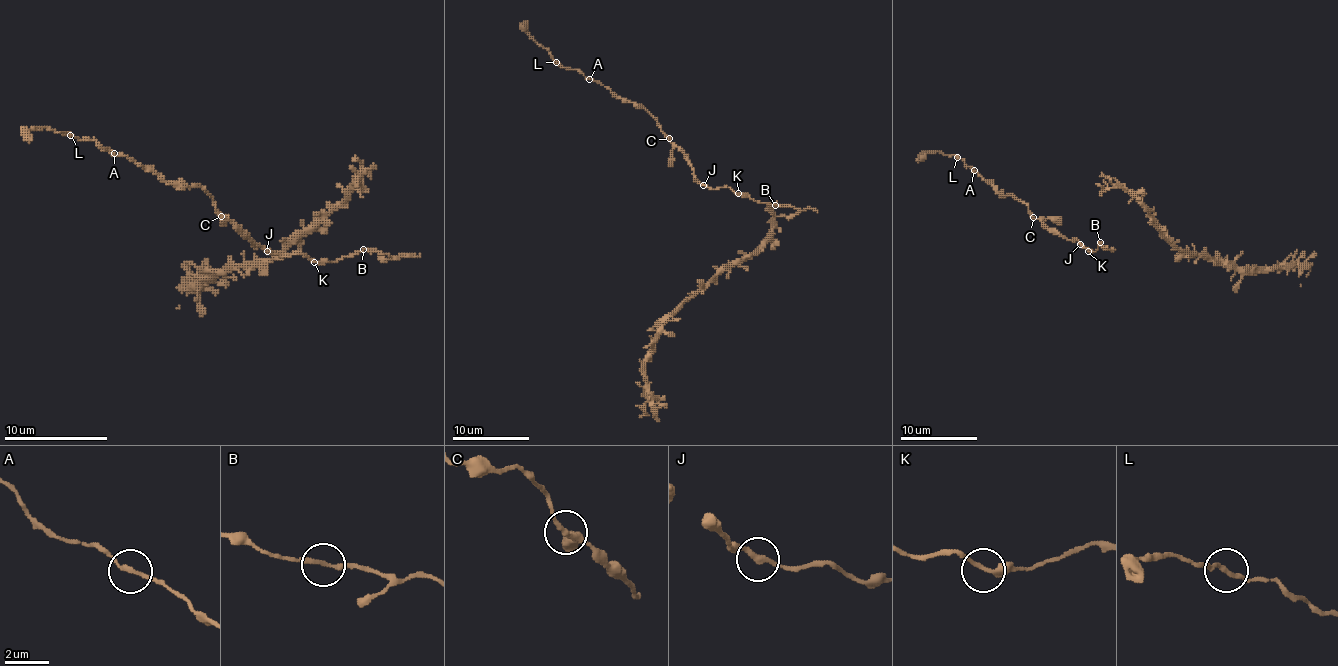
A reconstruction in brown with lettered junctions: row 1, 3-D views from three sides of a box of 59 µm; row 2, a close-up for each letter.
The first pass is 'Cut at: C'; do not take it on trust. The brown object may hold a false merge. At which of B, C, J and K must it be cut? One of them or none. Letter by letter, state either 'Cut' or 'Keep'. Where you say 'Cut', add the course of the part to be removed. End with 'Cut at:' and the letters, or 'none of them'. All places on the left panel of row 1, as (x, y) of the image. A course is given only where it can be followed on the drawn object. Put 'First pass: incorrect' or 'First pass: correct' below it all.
B: Keep
C: Keep
J: Keep
K: Keep
Cut at: none of them
First pass: incorrect

